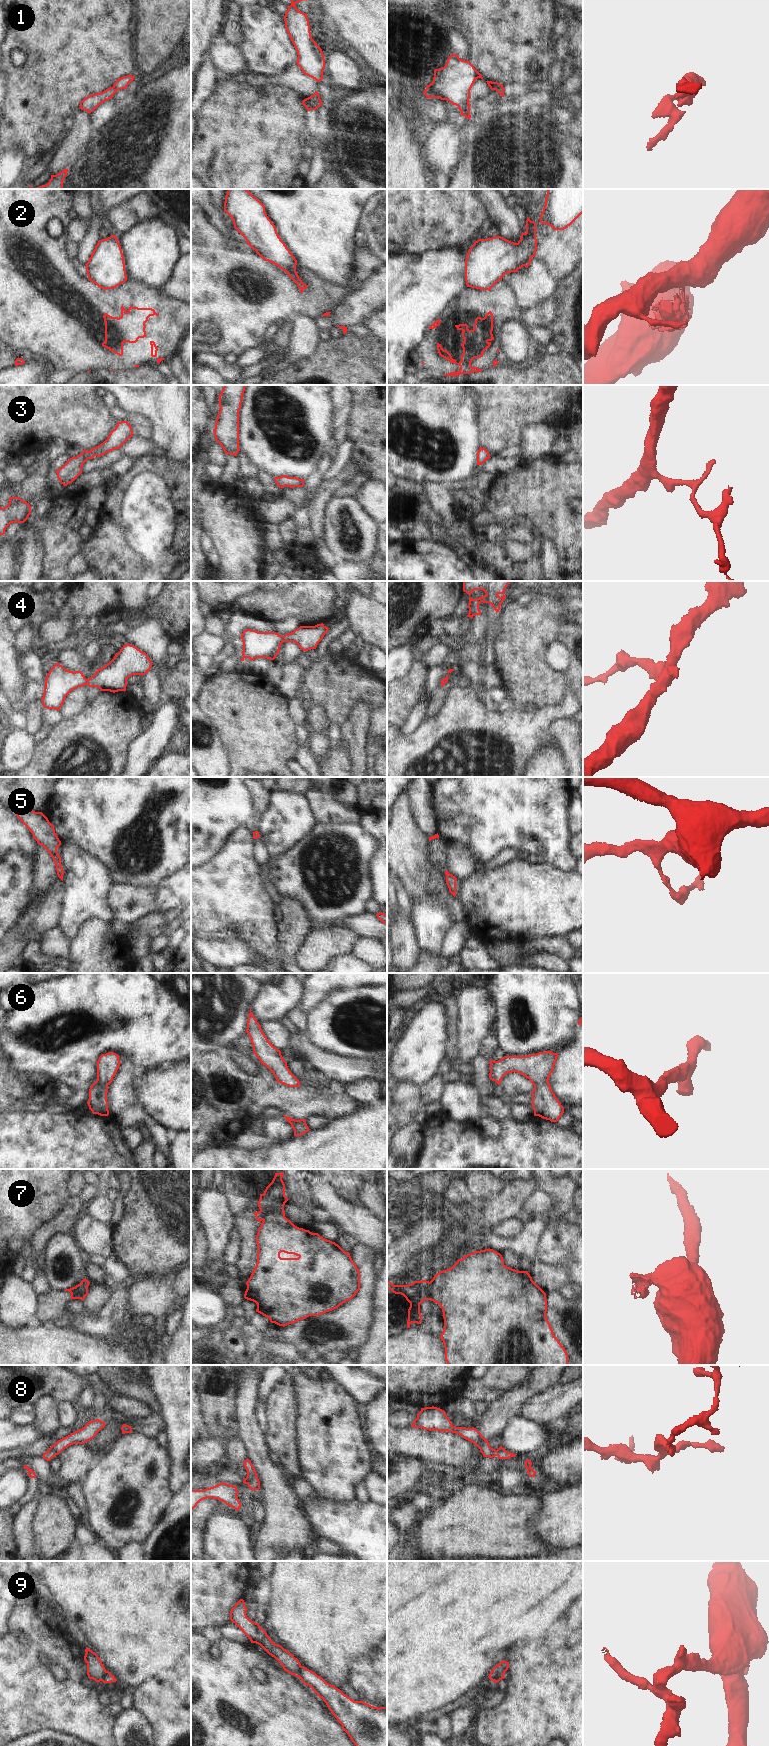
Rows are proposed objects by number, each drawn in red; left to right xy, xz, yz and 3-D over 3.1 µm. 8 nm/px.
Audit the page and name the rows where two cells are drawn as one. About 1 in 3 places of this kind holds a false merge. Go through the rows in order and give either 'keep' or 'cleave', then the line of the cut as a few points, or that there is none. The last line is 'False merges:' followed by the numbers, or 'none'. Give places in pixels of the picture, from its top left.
1: cleave; cut xz (306, 98), (312, 109)
2: cleave; cut yz (490, 287), (486, 289)
3: keep; cut none
4: keep; cut none
5: keep; cut none
6: keep; cut none
7: cleave; cut xz (284, 1215), (278, 1211), (269, 1211), (262, 1219)
8: keep; cut none
9: cleave; cut yz (500, 1663), (502, 1673), (492, 1680)
False merges: 1, 2, 7, 9

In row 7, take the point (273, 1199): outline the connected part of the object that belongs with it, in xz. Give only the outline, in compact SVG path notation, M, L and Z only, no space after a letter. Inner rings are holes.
M284 1172L275 1173L272 1182L266 1187L263 1194L260 1194L258 1201L259 1212L254 1212L256 1220L261 1222L268 1212L279 1211L285 1215L284 1205L288 1201L285 1196L285 1184L282 1180Z

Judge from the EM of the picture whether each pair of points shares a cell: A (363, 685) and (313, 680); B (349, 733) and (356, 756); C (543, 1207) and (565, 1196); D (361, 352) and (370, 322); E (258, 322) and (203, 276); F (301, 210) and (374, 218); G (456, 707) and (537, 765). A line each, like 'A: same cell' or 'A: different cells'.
A: same cell
B: same cell
C: different cells
D: different cells
E: same cell
F: different cells
G: different cells

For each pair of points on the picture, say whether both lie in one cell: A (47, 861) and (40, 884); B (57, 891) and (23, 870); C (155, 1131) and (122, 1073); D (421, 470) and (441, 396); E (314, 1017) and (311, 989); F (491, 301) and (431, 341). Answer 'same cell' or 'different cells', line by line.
A: same cell
B: different cells
C: same cell
D: same cell
E: different cells
F: same cell

